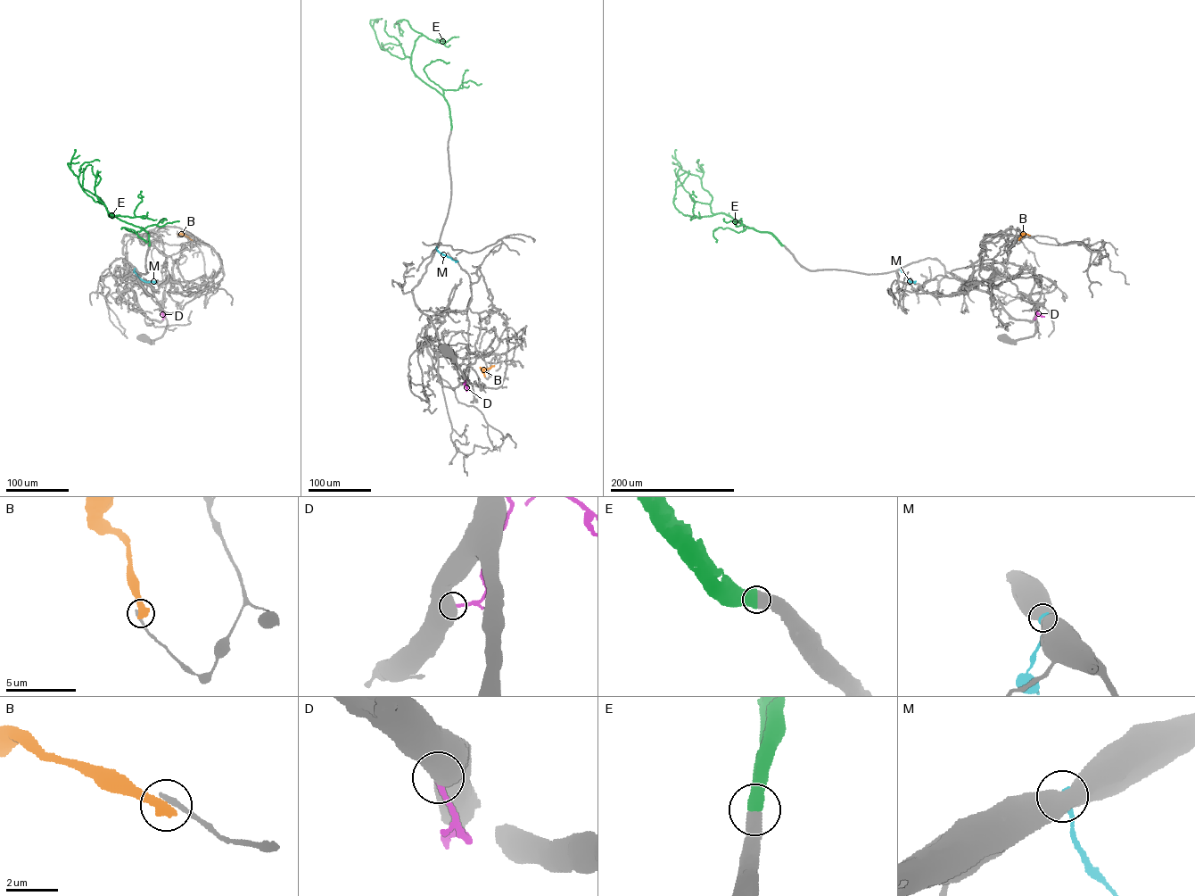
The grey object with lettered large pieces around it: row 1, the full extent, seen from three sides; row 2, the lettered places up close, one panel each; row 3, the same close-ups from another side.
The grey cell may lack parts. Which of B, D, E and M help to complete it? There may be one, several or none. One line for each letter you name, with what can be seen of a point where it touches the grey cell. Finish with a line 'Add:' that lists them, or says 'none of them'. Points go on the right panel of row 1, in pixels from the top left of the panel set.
E: Touches grey at (783, 245)
Add: E

